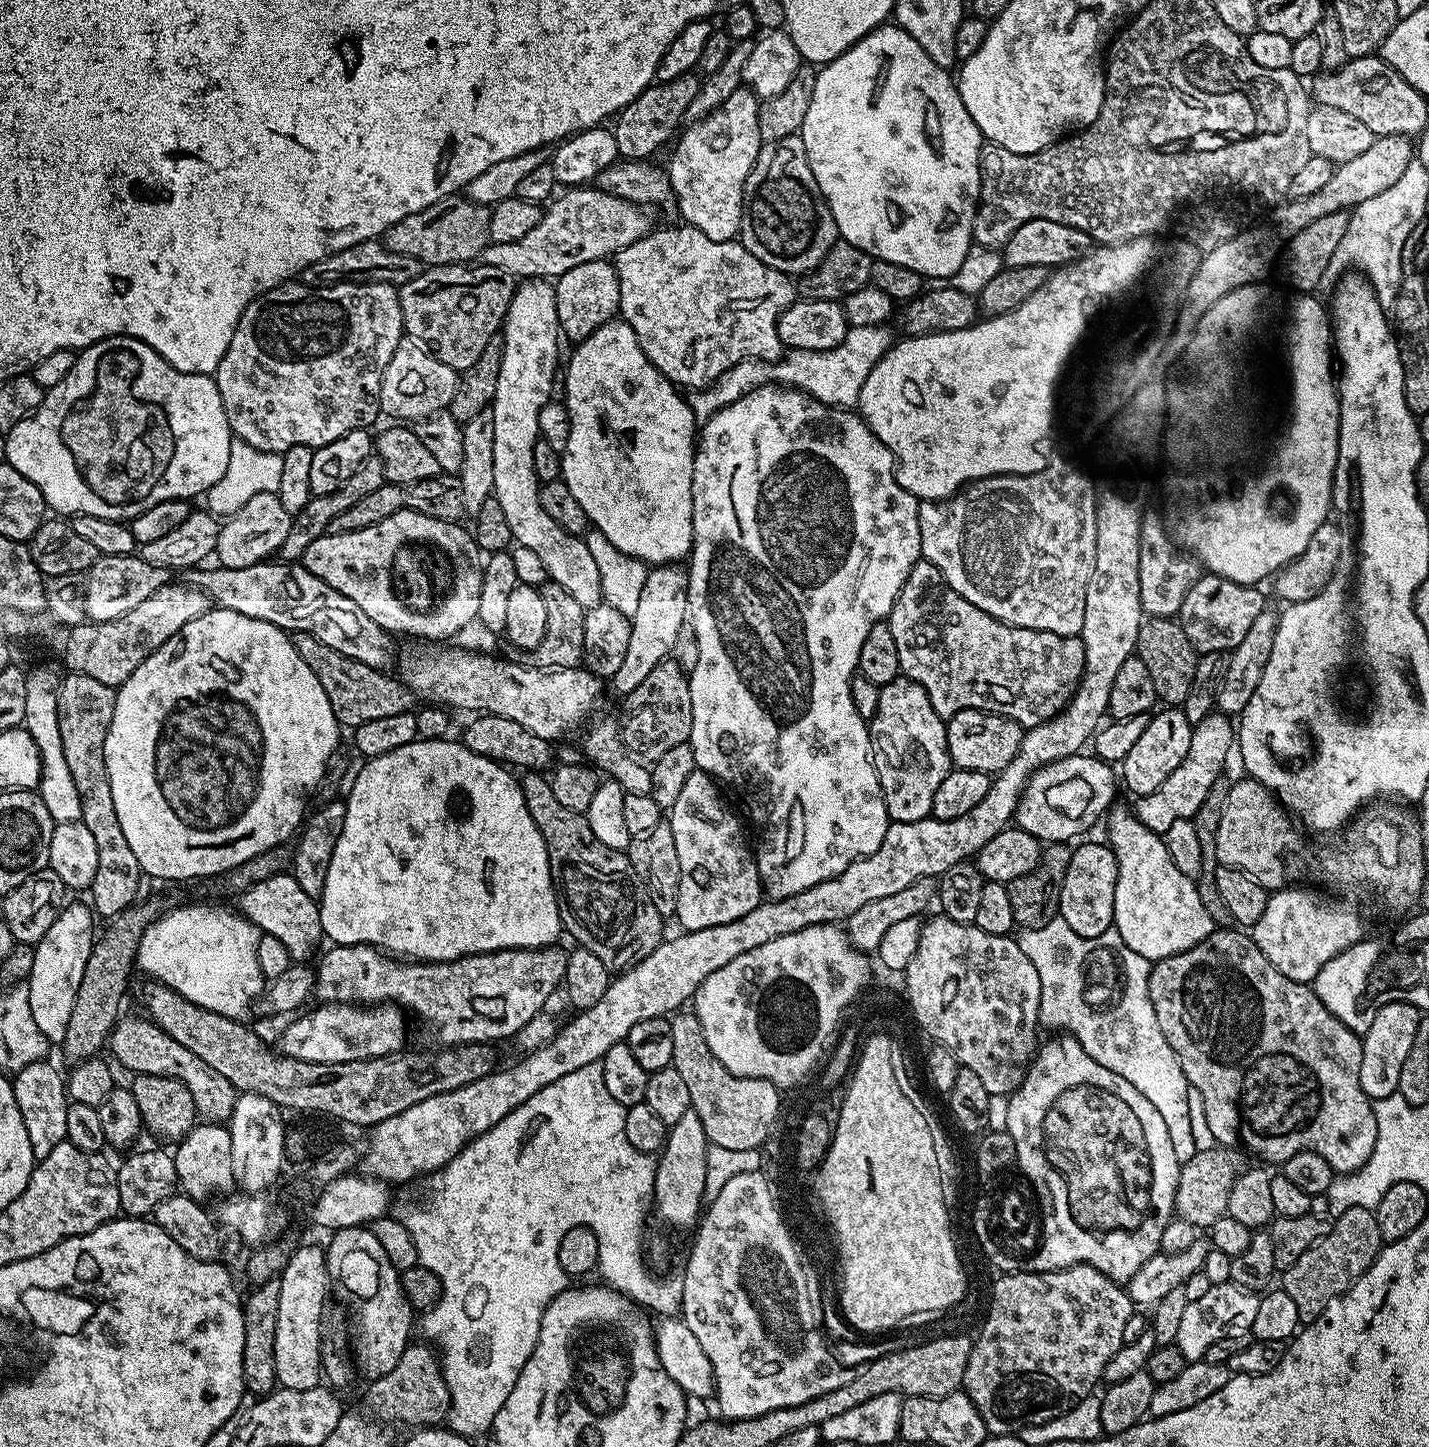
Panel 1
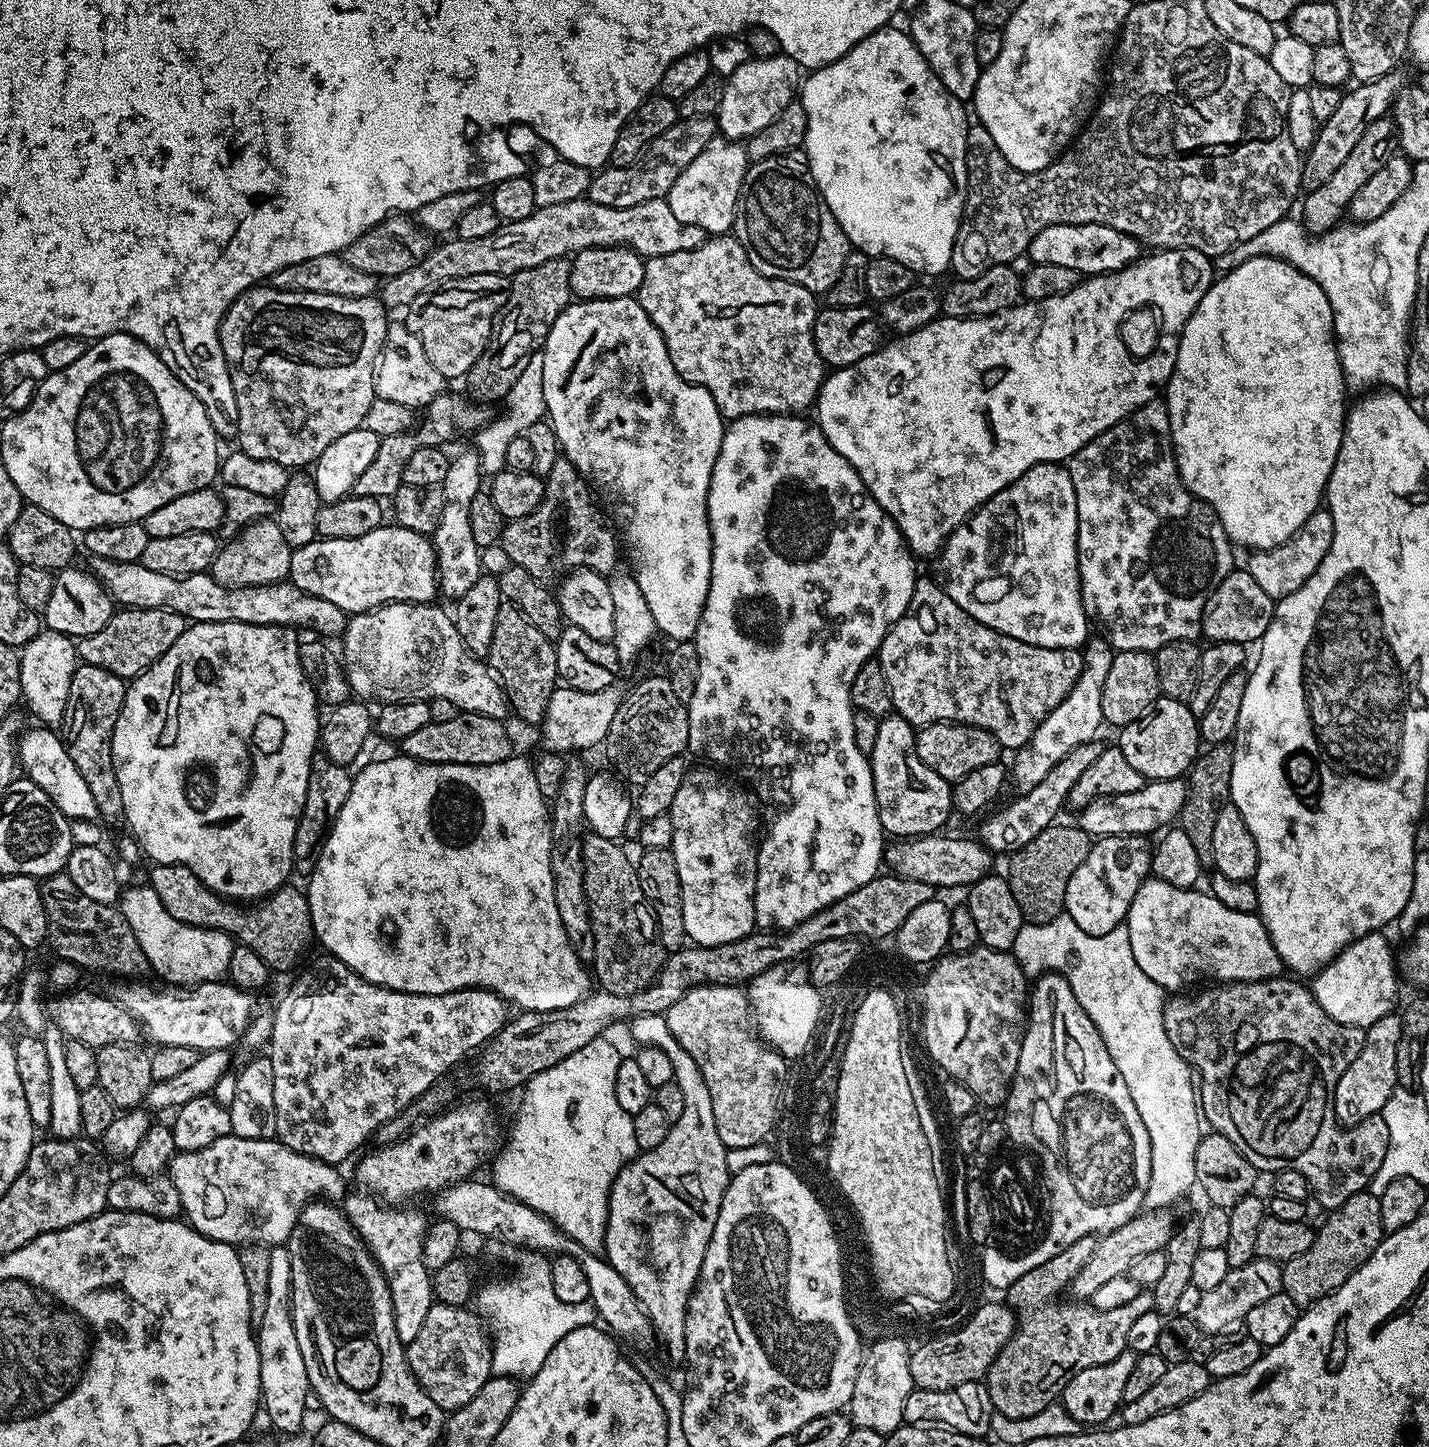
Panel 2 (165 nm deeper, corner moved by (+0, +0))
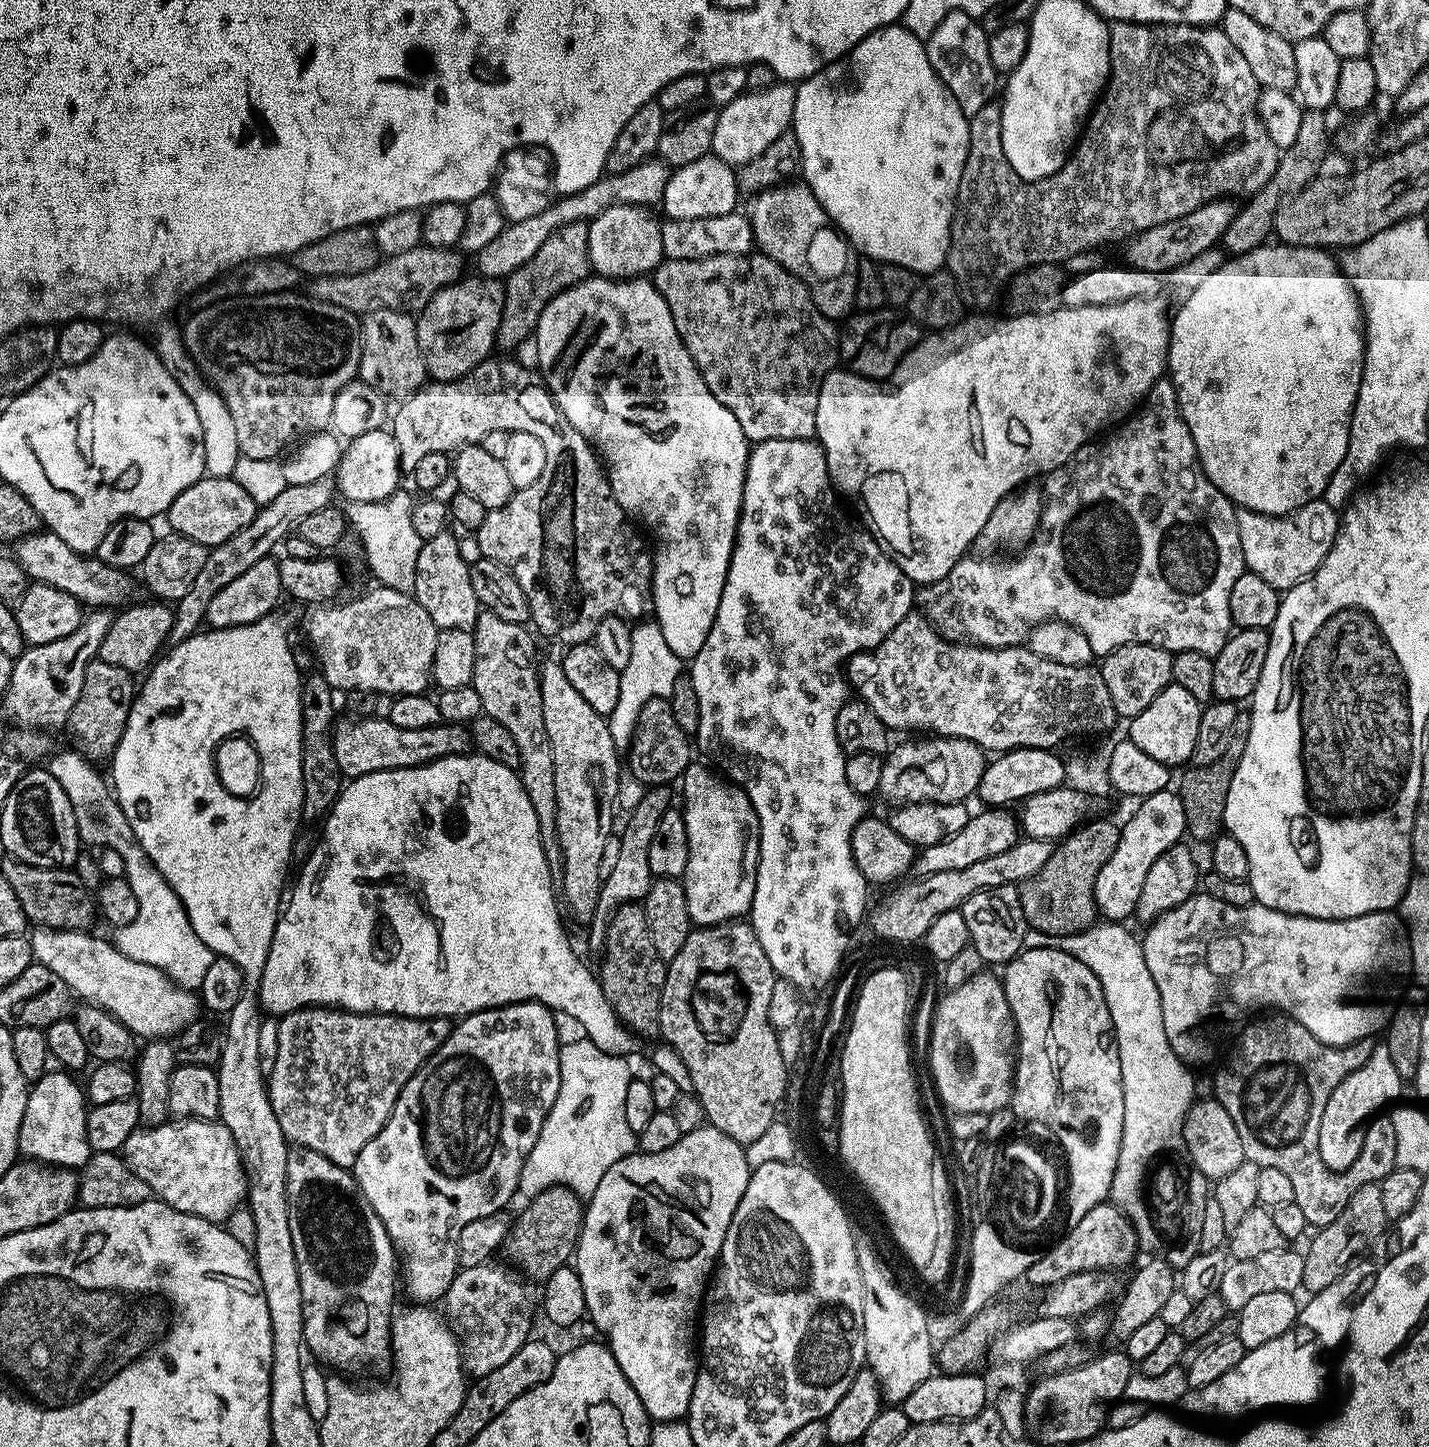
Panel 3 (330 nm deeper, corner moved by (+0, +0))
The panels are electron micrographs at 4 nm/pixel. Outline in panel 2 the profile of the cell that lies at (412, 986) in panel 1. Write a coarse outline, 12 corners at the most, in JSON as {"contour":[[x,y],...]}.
{"contour":[[335,956],[271,1013],[276,1136],[340,1166],[504,1027]]}

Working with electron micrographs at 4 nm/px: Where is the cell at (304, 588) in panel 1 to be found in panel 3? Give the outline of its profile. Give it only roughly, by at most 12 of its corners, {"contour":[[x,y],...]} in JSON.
{"contour":[[53,532],[22,537],[29,581],[89,609],[133,599],[131,575],[70,550]]}

